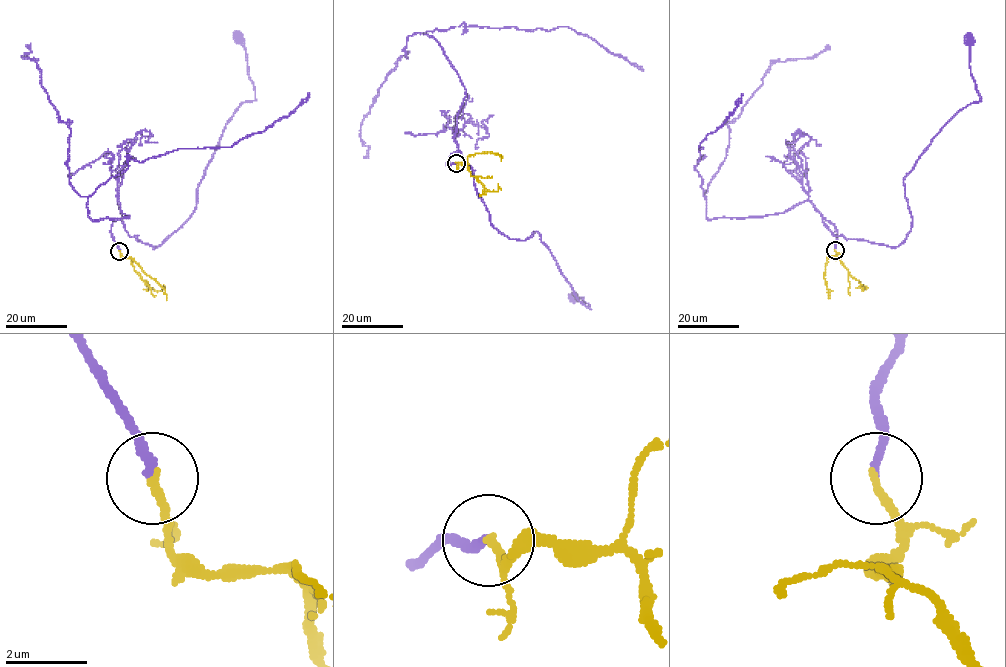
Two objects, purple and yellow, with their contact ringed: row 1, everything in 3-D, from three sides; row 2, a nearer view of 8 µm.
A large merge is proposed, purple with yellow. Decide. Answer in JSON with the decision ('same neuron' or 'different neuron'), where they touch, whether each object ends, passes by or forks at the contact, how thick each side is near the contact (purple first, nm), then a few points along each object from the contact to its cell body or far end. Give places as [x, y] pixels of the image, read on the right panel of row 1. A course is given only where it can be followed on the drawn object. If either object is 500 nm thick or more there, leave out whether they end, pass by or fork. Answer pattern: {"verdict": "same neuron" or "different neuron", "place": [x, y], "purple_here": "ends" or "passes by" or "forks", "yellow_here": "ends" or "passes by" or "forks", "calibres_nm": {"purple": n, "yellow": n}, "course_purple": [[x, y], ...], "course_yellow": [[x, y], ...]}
{"verdict": "same neuron", "place": [835, 250], "purple_here": "ends", "yellow_here": "ends", "calibres_nm": {"purple": 200, "yellow": 200}, "course_purple": [[835, 250], [824, 218], [835, 236], [895, 247], [910, 231], [904, 177], [980, 99], [970, 39]], "course_yellow": [[835, 250], [835, 257], [859, 283]]}

